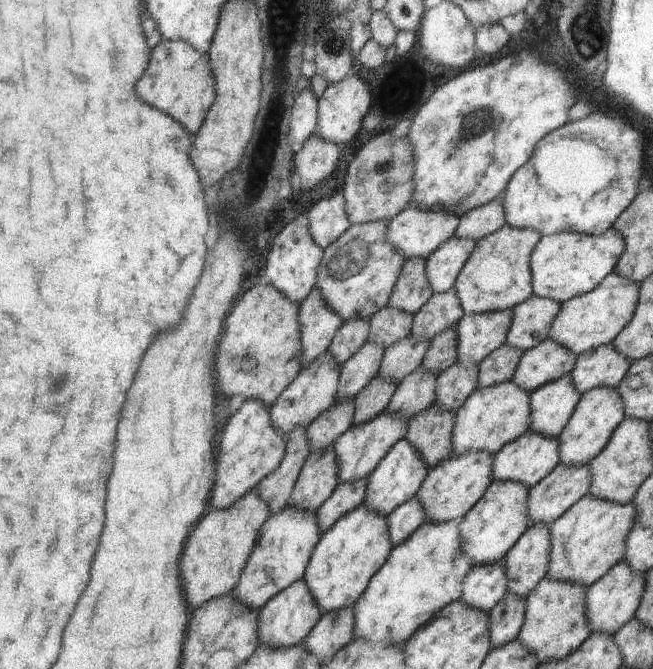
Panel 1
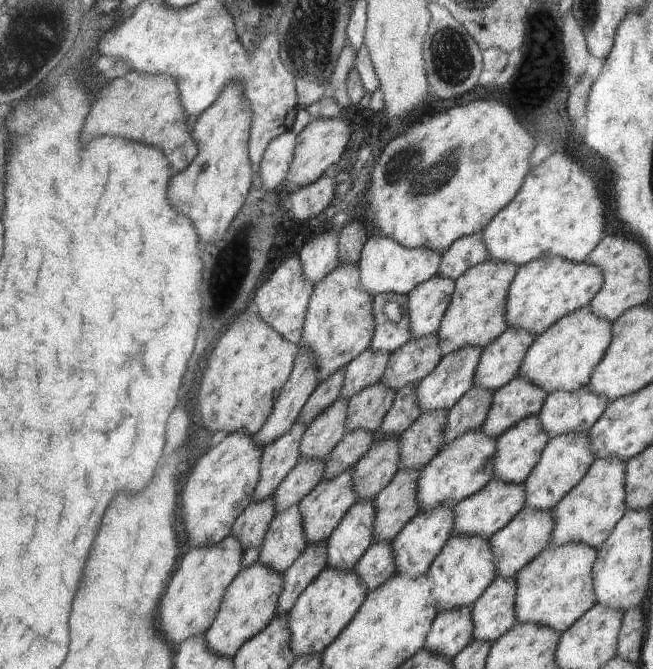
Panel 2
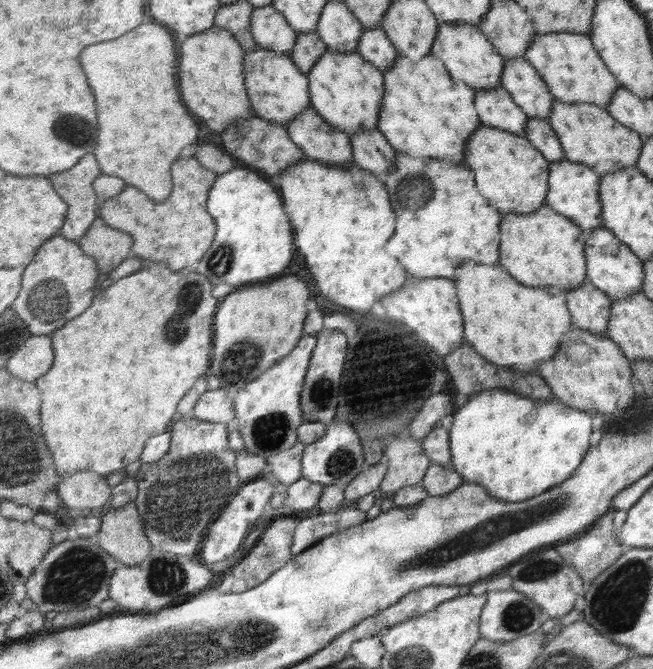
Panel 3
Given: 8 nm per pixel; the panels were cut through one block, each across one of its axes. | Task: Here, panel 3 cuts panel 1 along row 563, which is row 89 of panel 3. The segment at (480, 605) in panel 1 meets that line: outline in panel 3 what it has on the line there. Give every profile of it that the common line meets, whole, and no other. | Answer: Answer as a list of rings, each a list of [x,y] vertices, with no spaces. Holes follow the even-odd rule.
[[[502,86],[494,90],[475,90],[473,103],[482,126],[500,128],[515,136],[525,137],[524,126],[529,116]]]

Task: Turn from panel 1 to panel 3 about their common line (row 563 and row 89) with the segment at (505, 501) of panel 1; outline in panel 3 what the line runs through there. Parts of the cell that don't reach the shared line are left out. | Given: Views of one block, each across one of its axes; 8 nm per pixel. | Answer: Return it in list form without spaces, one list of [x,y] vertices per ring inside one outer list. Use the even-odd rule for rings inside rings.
[[[440,23],[439,32],[430,54],[443,62],[453,79],[471,85],[475,90],[494,90],[494,88],[502,86],[506,58],[477,27]]]

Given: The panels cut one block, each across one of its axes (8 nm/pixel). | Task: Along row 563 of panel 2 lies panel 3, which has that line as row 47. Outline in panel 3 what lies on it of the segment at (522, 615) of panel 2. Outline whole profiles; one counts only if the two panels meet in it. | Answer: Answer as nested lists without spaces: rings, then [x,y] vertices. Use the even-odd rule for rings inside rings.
[[[562,32],[538,34],[523,58],[538,70],[555,98],[566,104],[588,103],[606,109],[621,86],[619,79],[607,68],[606,62],[588,35]]]

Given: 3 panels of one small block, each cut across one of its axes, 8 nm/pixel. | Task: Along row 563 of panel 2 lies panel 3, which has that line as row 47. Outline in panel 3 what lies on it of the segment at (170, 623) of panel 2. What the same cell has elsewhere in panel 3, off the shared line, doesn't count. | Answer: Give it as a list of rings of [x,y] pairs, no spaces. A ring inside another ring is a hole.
[[[213,27],[211,31],[183,38],[180,44],[180,88],[184,88],[184,104],[216,135],[222,135],[232,124],[244,122],[254,115],[250,97],[244,84],[244,60],[246,50],[226,29]]]

